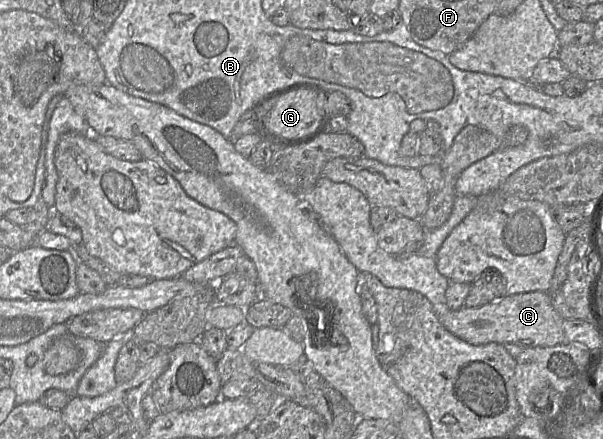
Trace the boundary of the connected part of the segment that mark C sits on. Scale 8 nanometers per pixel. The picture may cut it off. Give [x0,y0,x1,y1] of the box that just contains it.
[433,291,570,349]

